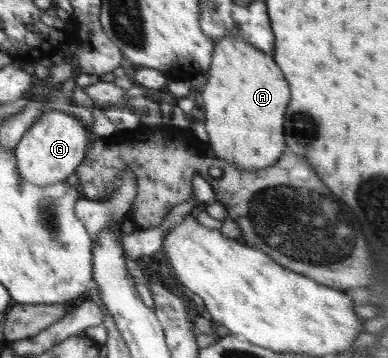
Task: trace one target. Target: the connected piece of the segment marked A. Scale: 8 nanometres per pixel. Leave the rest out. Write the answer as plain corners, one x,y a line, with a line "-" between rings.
229,34
216,41
208,73
209,78
202,92
205,105
201,113
205,117
204,123
209,138
207,149
215,151
215,158
251,171
272,166
279,161
285,149
283,115
289,103
289,85
271,56
243,38

